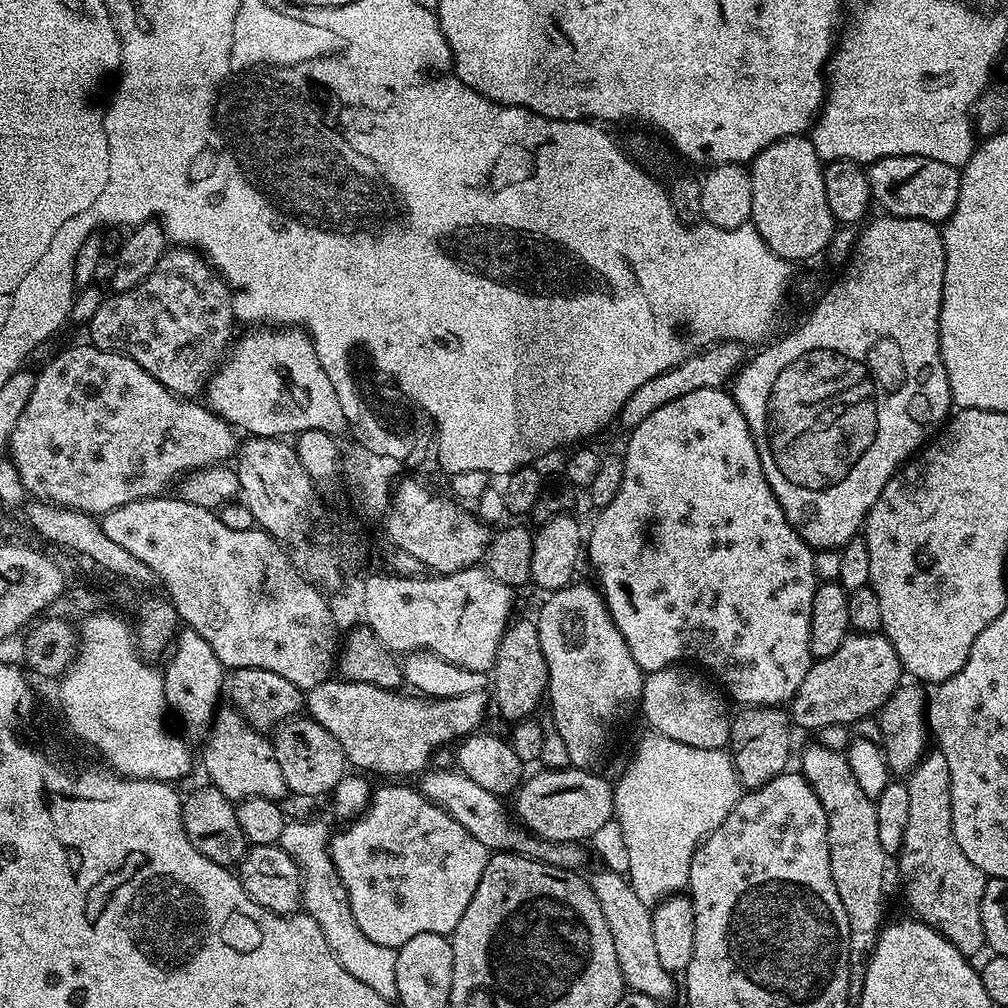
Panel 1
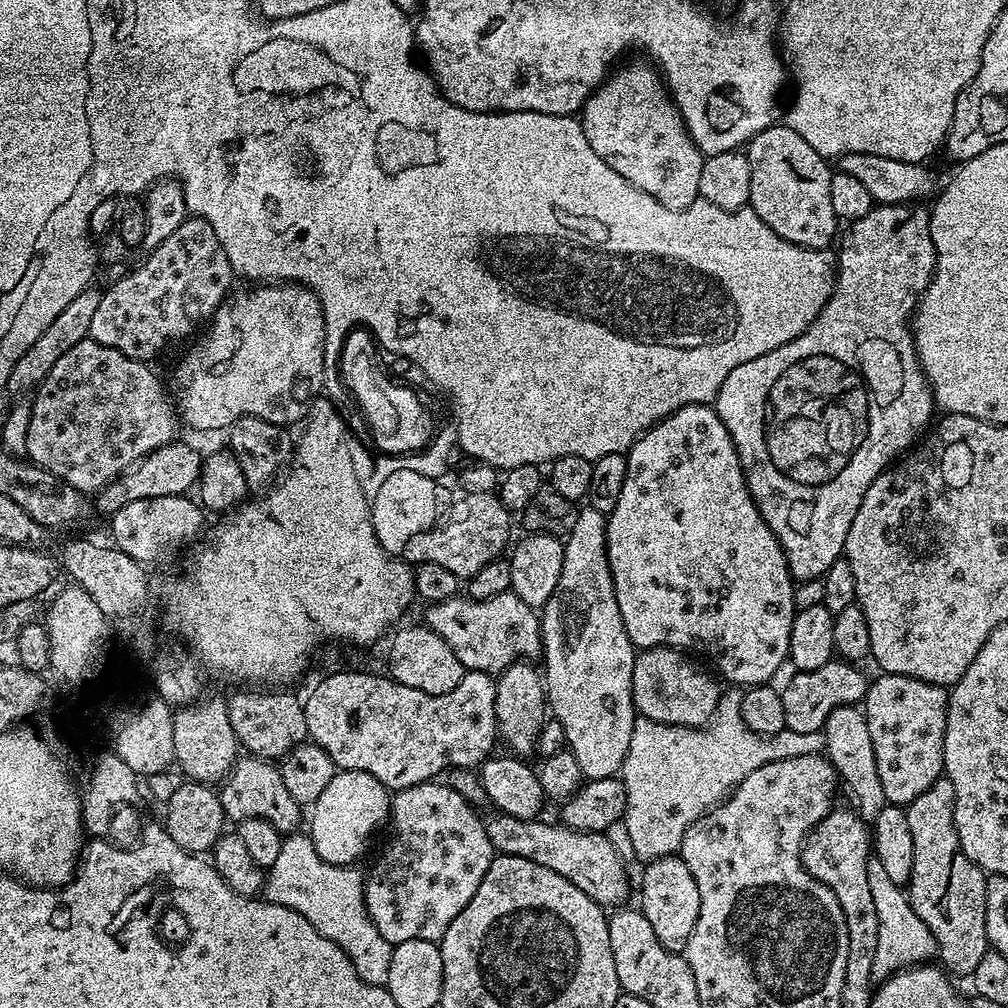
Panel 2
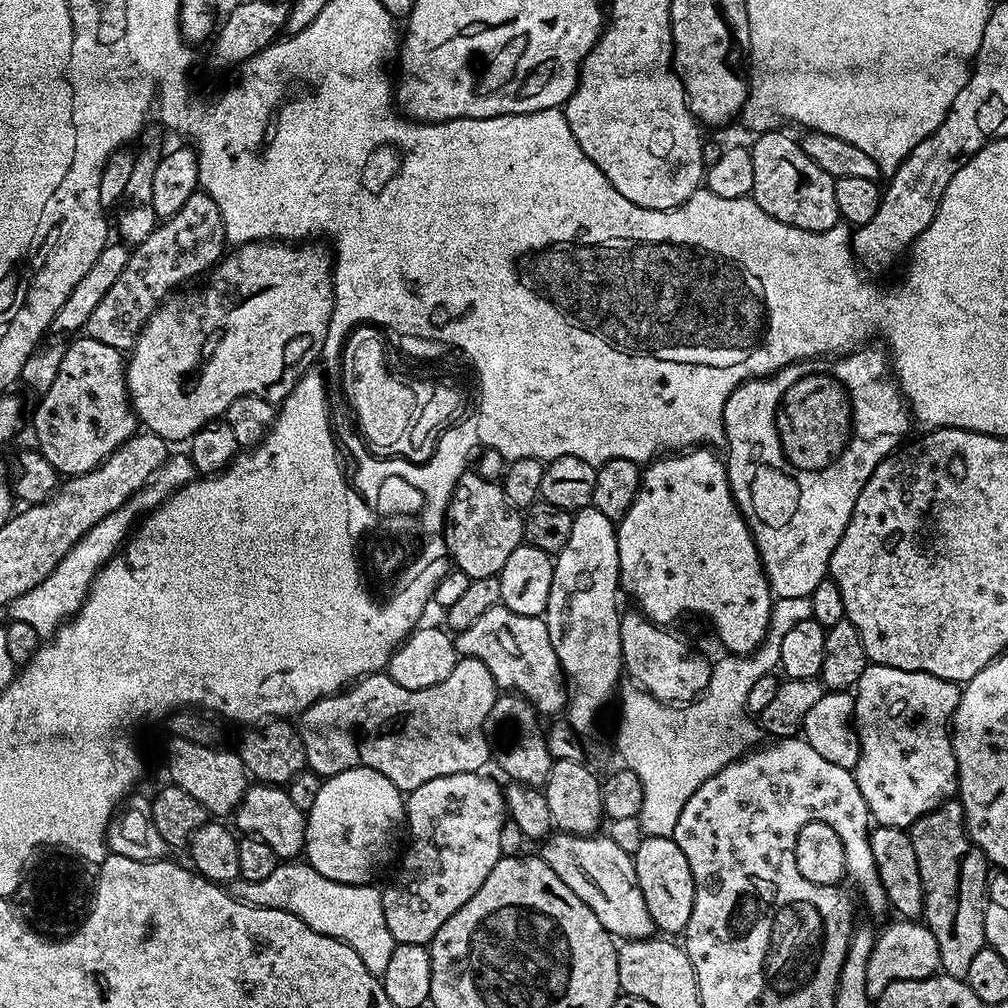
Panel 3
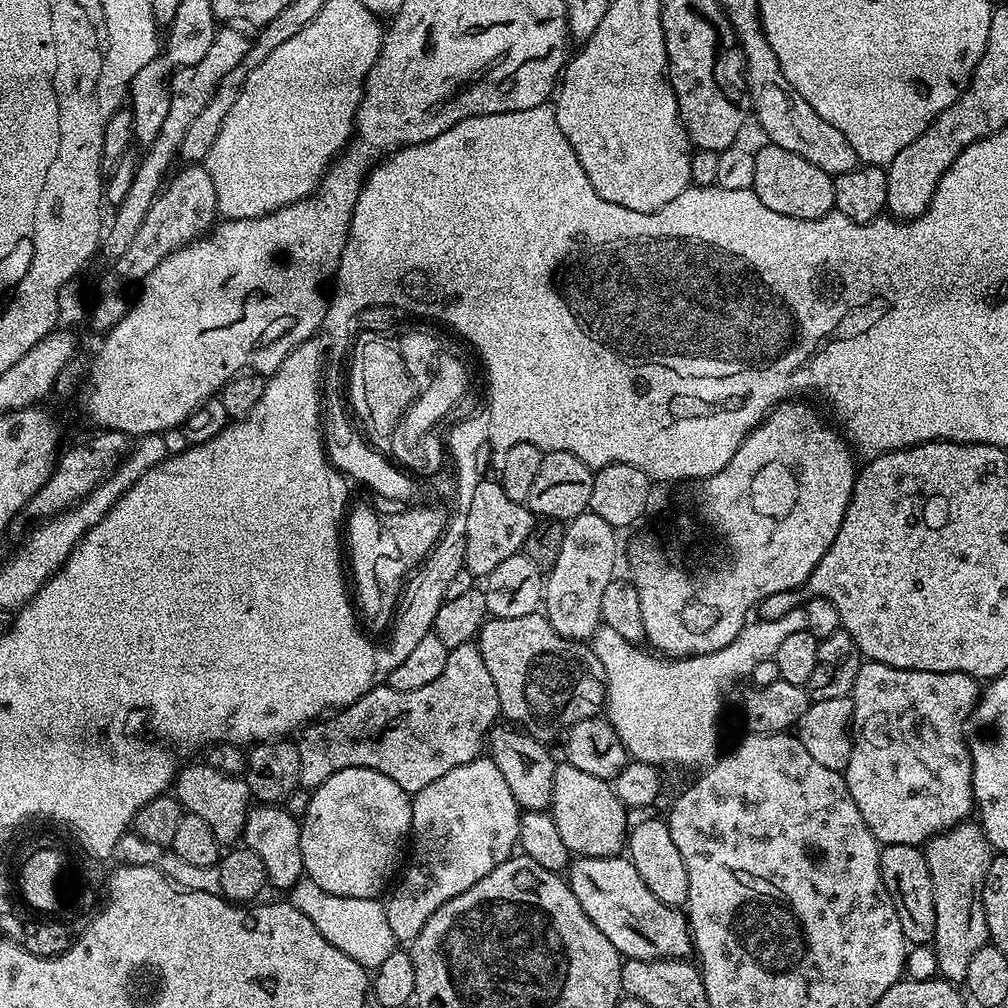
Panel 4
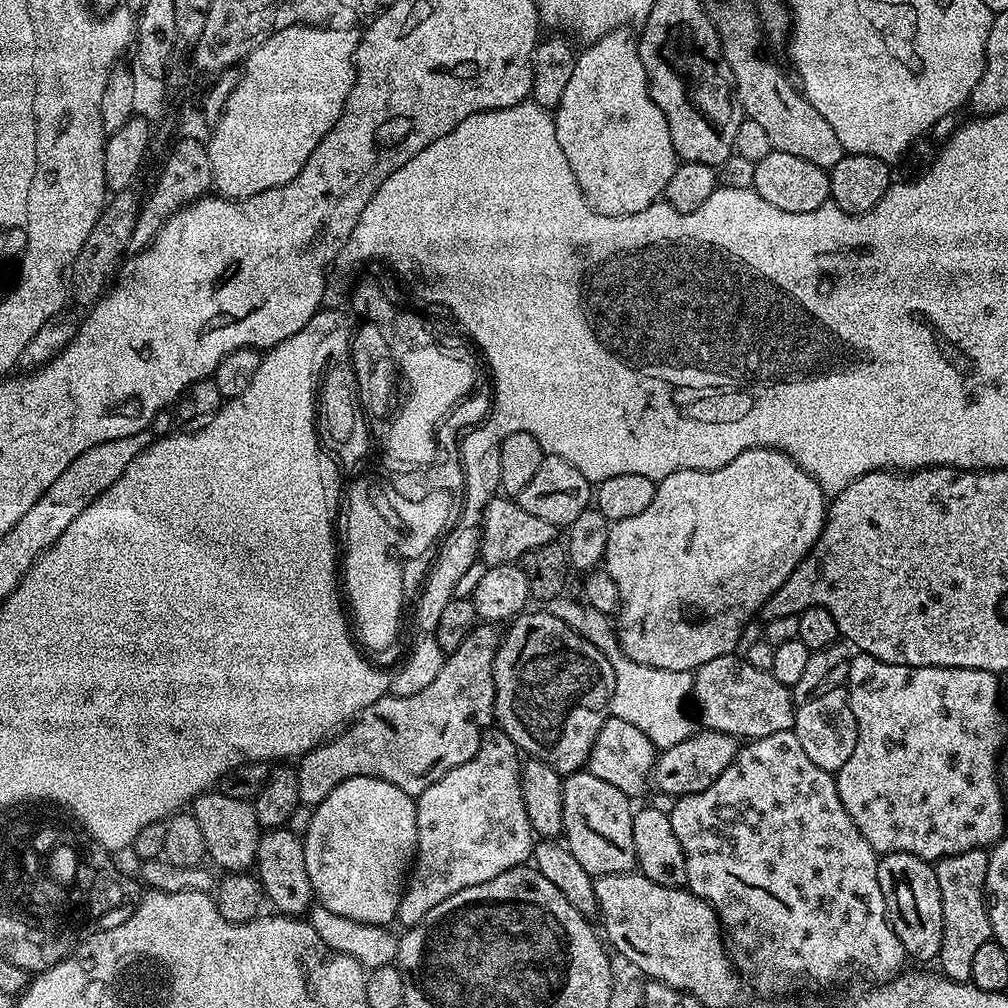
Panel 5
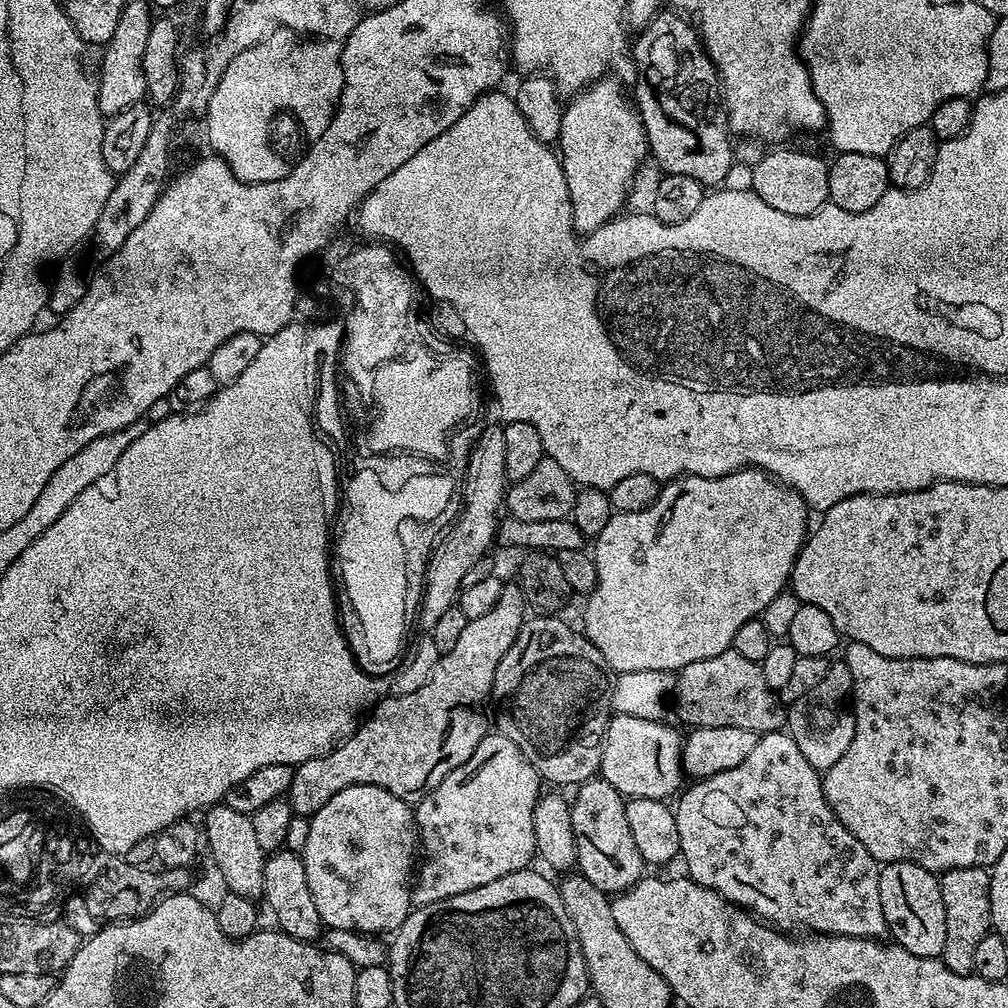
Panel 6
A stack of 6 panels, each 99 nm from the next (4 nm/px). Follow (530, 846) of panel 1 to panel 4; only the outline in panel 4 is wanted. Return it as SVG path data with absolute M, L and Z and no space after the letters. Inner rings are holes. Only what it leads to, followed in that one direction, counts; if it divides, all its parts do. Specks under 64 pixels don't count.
M623 855L606 858L576 856L566 869L566 879L574 898L586 910L590 922L614 942L621 957L630 960L683 960L693 955L692 930L687 915L679 907L658 902L646 882Z

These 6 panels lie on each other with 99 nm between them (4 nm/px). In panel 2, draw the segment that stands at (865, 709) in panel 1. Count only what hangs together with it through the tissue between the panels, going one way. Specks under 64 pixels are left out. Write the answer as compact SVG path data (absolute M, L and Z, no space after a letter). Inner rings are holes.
M834 658L826 662L826 666L818 666L818 670L796 672L793 680L780 692L785 729L798 734L818 732L823 729L826 718L830 718L830 714L838 710L838 706L859 705L868 693L870 680L856 668L859 667L855 663Z

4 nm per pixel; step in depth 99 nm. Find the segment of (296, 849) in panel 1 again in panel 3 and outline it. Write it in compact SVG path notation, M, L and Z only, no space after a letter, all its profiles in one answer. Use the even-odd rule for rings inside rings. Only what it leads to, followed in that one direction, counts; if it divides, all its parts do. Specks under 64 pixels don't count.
M280 862L277 863L274 874L262 878L262 882L234 880L227 891L235 901L243 904L255 908L286 910L302 918L302 922L306 922L310 930L318 930L318 934L346 942L346 946L350 946L350 950L354 950L358 958L366 962L366 970L383 974L397 942L390 934L390 926L386 926L386 914L382 910L384 893L374 885L372 882L336 882L334 878L318 874L318 870L314 870L314 866L306 862Z

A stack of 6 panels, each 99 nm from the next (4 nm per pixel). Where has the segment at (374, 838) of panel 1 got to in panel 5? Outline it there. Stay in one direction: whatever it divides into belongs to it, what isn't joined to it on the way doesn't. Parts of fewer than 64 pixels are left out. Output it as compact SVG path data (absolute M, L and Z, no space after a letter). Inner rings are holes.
M485 731L474 758L454 766L454 770L438 778L434 786L415 797L418 818L416 855L396 915L396 920L404 923L405 929L422 922L422 918L426 918L426 914L430 914L438 902L446 902L450 894L458 894L458 890L466 890L466 886L490 882L490 878L498 878L498 874L506 870L529 863L534 847L534 833L528 821L520 785L522 764L519 759L516 761L516 756L518 757L518 749L505 732Z

